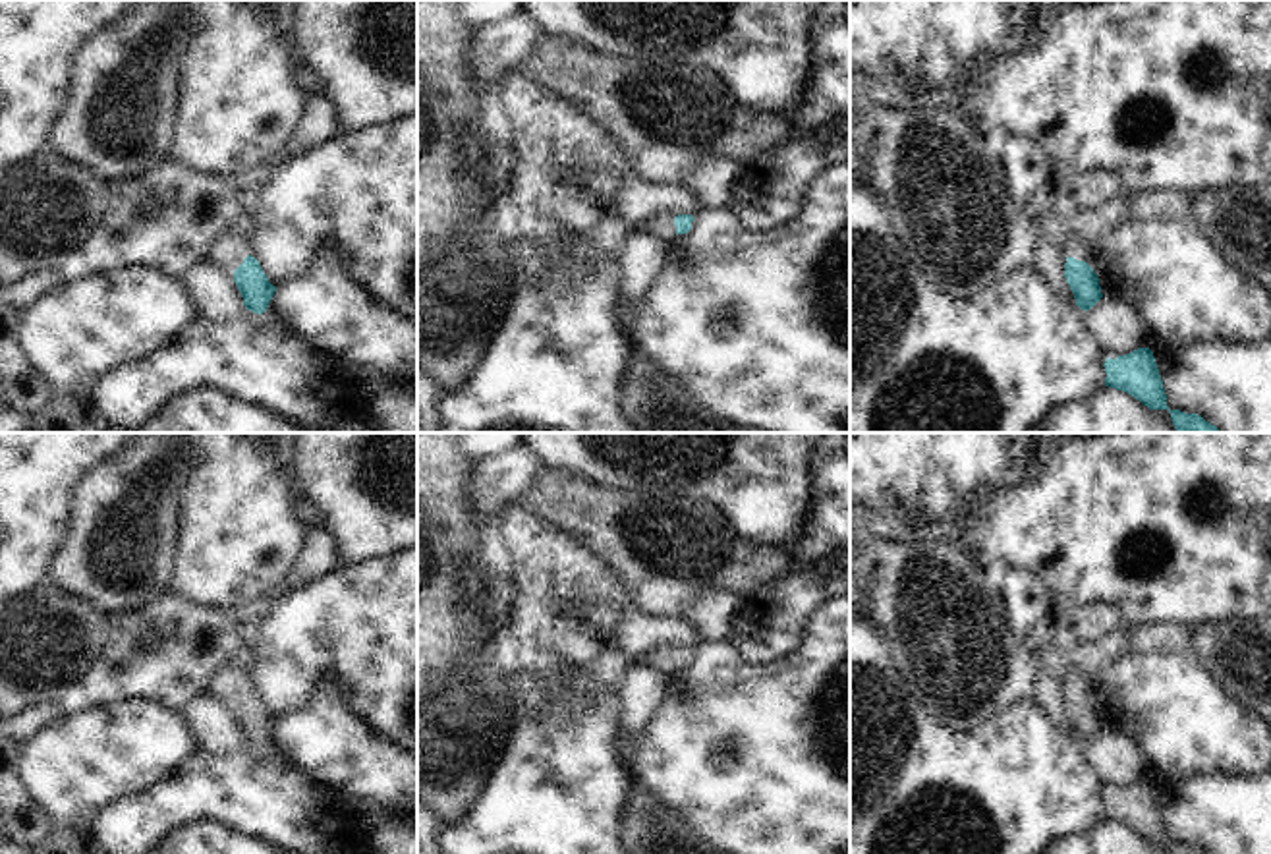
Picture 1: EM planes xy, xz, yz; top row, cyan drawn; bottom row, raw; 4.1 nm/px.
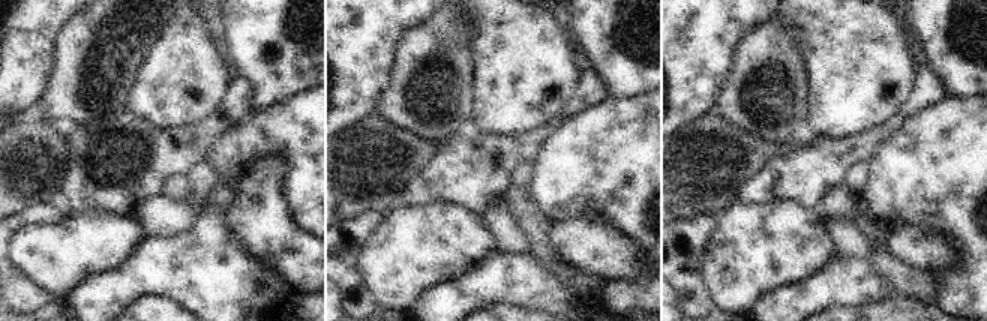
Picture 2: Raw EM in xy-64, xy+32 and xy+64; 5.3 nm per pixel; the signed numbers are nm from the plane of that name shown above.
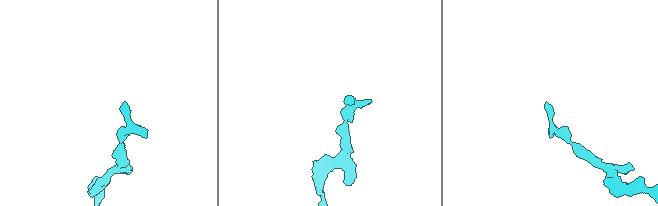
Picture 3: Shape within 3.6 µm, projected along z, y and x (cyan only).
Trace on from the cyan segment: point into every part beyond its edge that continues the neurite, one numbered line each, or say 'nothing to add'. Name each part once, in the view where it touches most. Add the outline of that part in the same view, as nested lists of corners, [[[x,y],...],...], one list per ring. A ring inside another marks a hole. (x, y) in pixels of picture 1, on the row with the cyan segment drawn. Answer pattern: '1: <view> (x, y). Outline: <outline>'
1: xz (663, 225). Outline: [[[659,213],[651,220],[647,220],[643,232],[672,242],[676,238],[674,216],[670,213]]]

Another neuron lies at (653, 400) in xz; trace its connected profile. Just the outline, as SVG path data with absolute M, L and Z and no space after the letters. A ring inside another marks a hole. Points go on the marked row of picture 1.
M632 232L618 251L616 327L630 348L618 390L620 413L636 433L765 433L717 417L699 406L684 381L645 356L632 340L634 315L661 272L670 240Z

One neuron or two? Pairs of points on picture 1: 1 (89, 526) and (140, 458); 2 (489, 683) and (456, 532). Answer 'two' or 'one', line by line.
1: one
2: one

